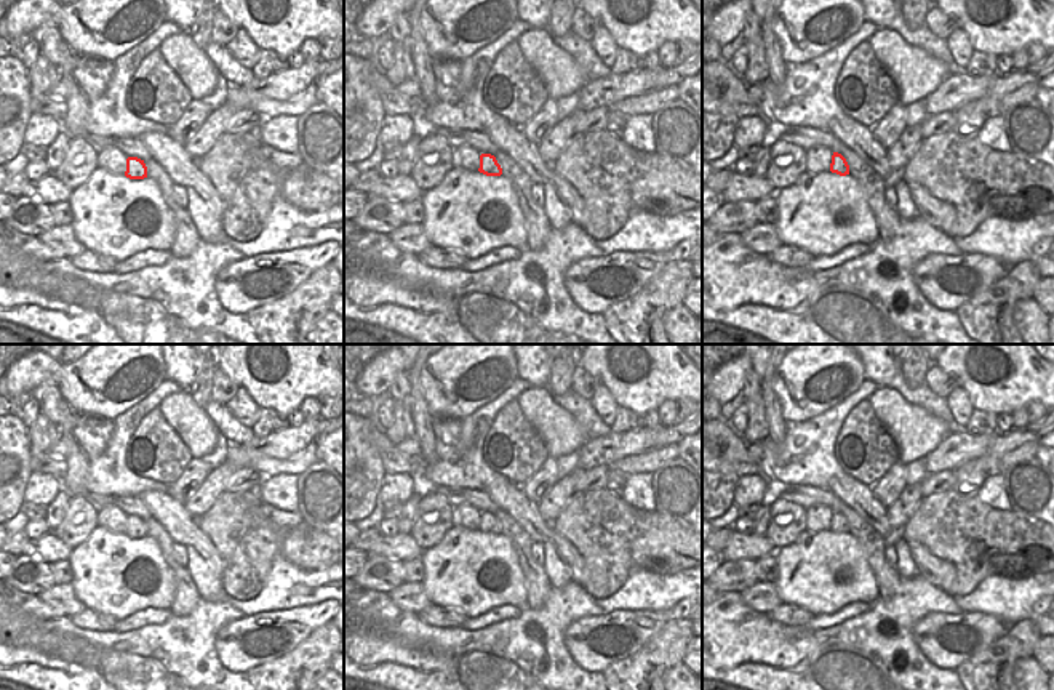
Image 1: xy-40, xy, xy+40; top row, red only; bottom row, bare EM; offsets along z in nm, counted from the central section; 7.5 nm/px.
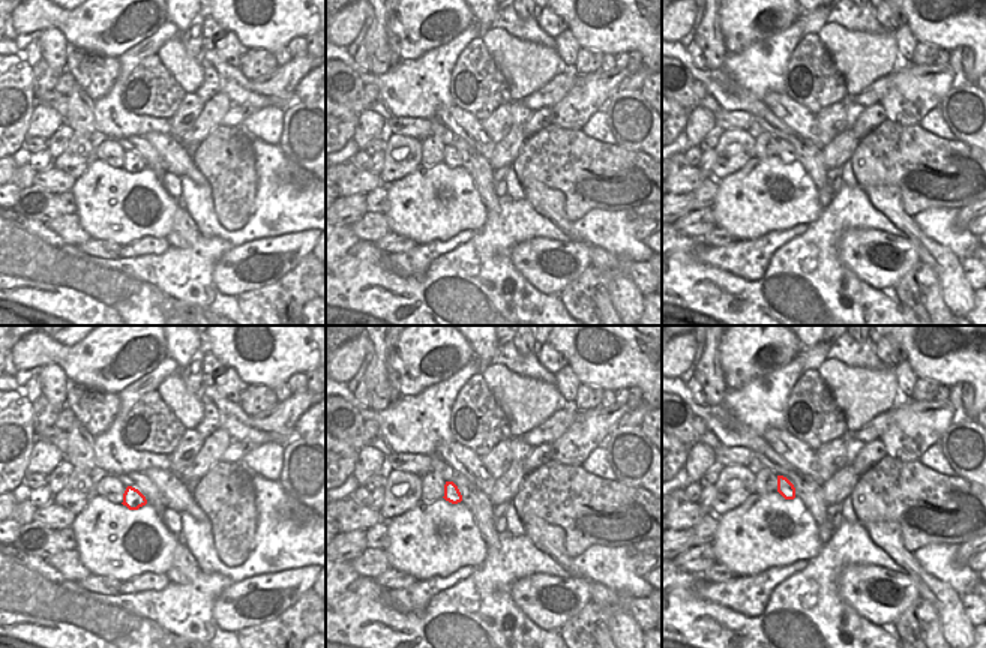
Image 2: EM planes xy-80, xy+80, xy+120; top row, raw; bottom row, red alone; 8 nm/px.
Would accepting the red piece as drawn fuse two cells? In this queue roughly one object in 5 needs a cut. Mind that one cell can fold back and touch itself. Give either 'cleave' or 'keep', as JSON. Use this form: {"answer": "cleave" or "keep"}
{"answer": "keep"}

